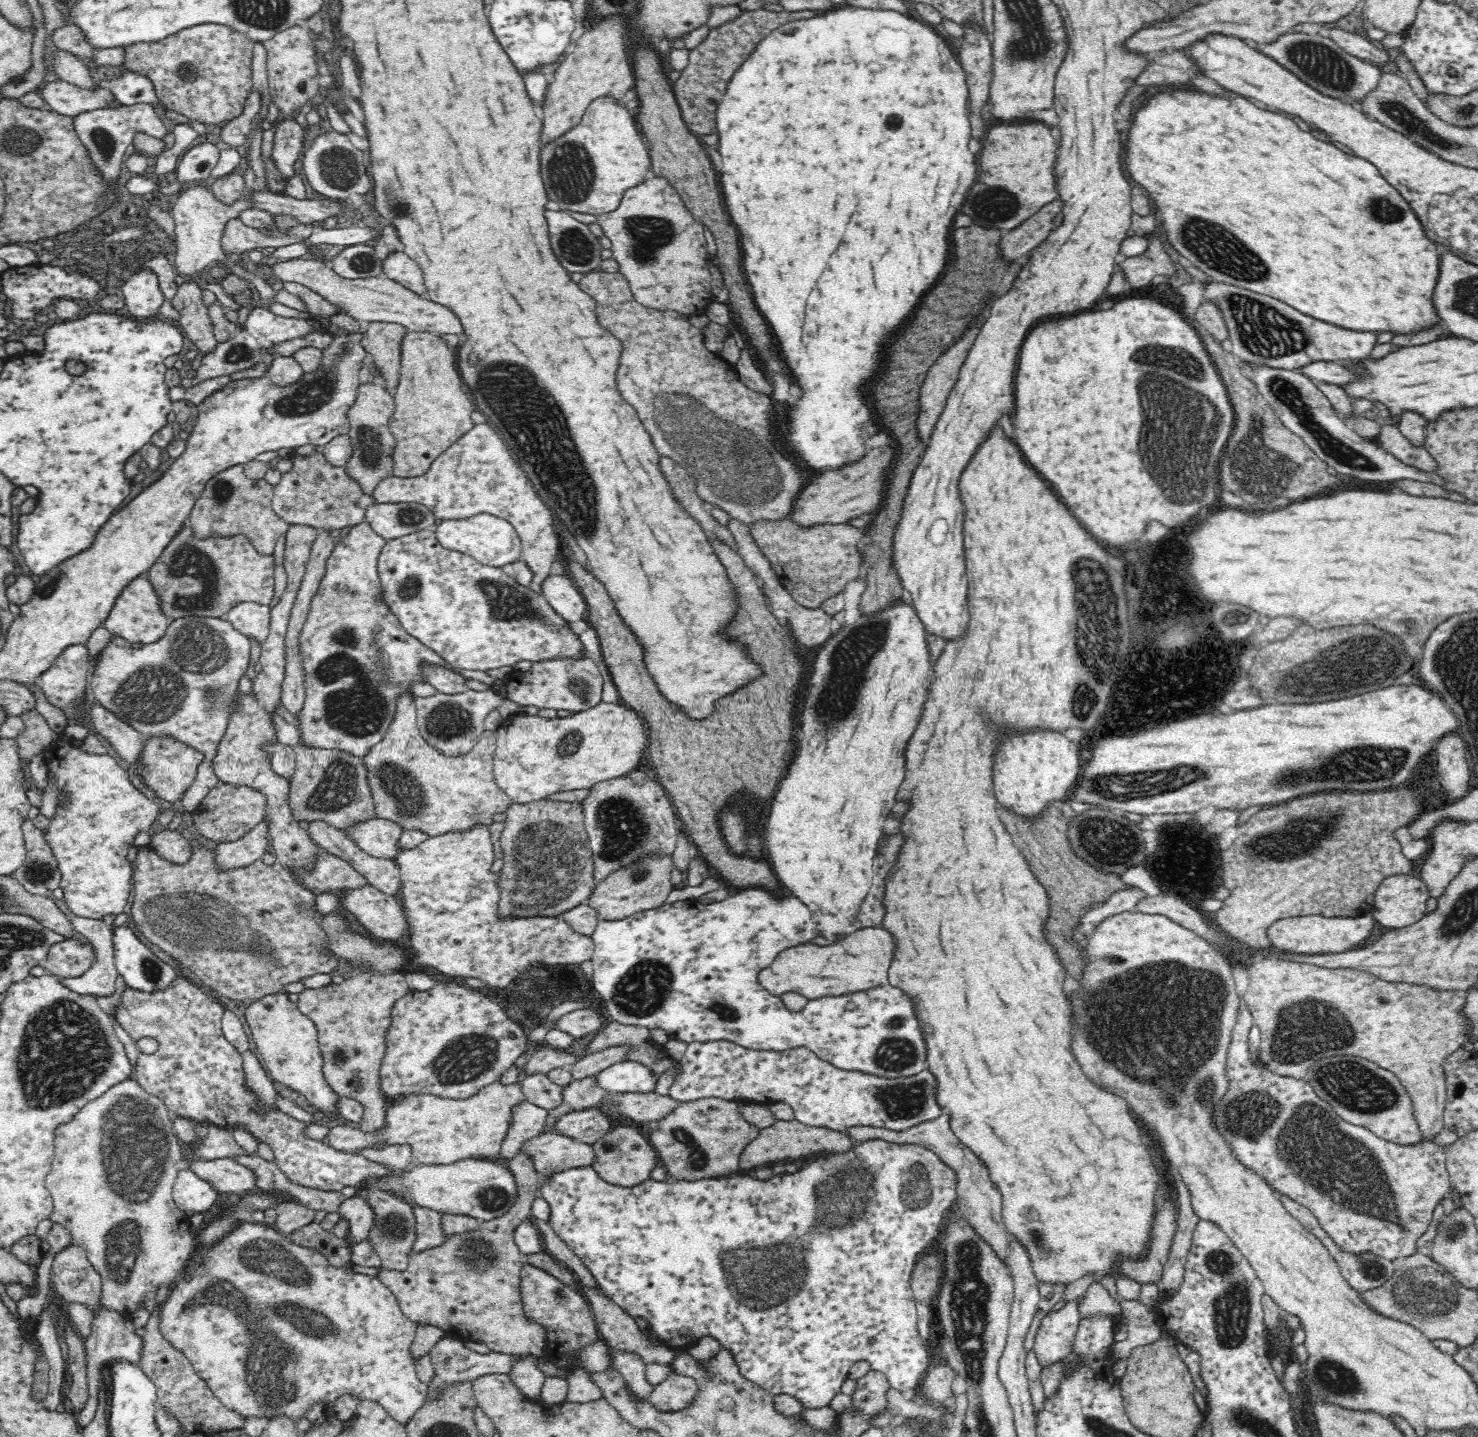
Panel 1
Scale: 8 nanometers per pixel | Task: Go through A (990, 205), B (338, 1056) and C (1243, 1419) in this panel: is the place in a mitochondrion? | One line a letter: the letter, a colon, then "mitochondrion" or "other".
A: mitochondrion
B: mitochondrion
C: mitochondrion

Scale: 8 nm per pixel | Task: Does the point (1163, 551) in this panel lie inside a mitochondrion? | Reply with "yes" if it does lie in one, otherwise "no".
no

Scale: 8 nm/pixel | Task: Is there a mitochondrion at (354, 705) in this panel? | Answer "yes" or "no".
yes

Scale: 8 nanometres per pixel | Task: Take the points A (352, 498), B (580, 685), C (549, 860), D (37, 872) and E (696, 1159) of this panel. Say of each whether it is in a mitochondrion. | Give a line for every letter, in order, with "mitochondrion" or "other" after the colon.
A: mitochondrion
B: mitochondrion
C: mitochondrion
D: mitochondrion
E: mitochondrion

